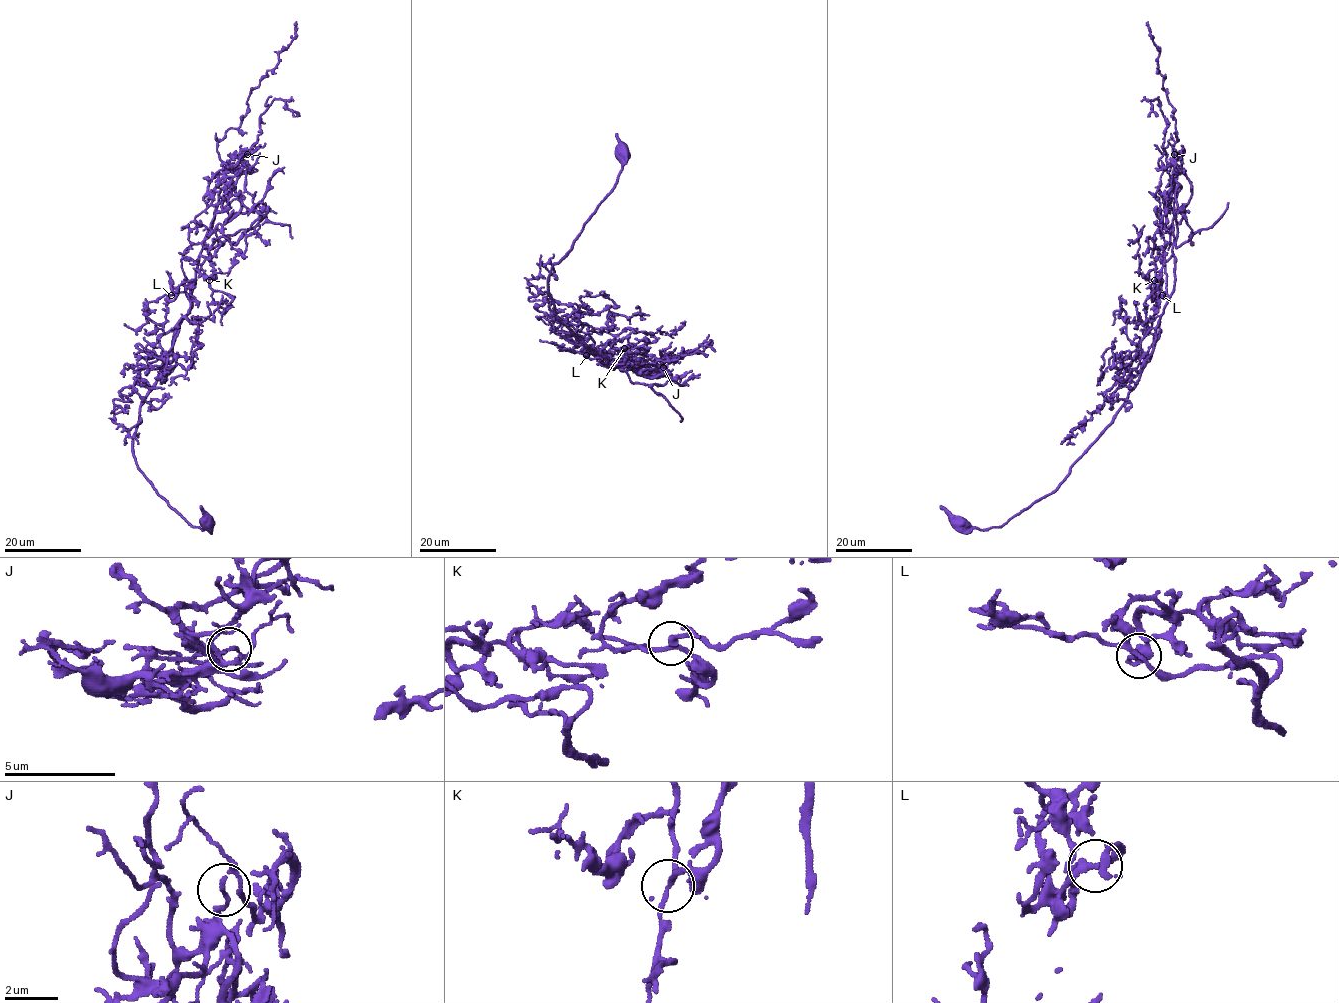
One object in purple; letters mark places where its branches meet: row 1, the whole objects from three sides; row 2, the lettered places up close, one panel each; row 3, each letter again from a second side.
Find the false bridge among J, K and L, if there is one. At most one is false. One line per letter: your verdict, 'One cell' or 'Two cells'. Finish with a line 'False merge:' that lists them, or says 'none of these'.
J: Two cells
K: One cell
L: One cell
False merge: J

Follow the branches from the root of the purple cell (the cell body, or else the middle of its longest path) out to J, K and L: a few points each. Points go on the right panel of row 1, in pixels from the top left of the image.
J: (960, 526), (1000, 528), (1051, 493), (1111, 421), (1138, 380), (1174, 284), (1173, 211), (1169, 203), (1173, 153)
K: (960, 526), (1000, 528), (1051, 493), (1111, 421), (1152, 350), (1158, 320), (1174, 284), (1173, 256), (1154, 280)
L: (960, 526), (1000, 528), (1058, 486), (1138, 380), (1167, 302), (1162, 295)

